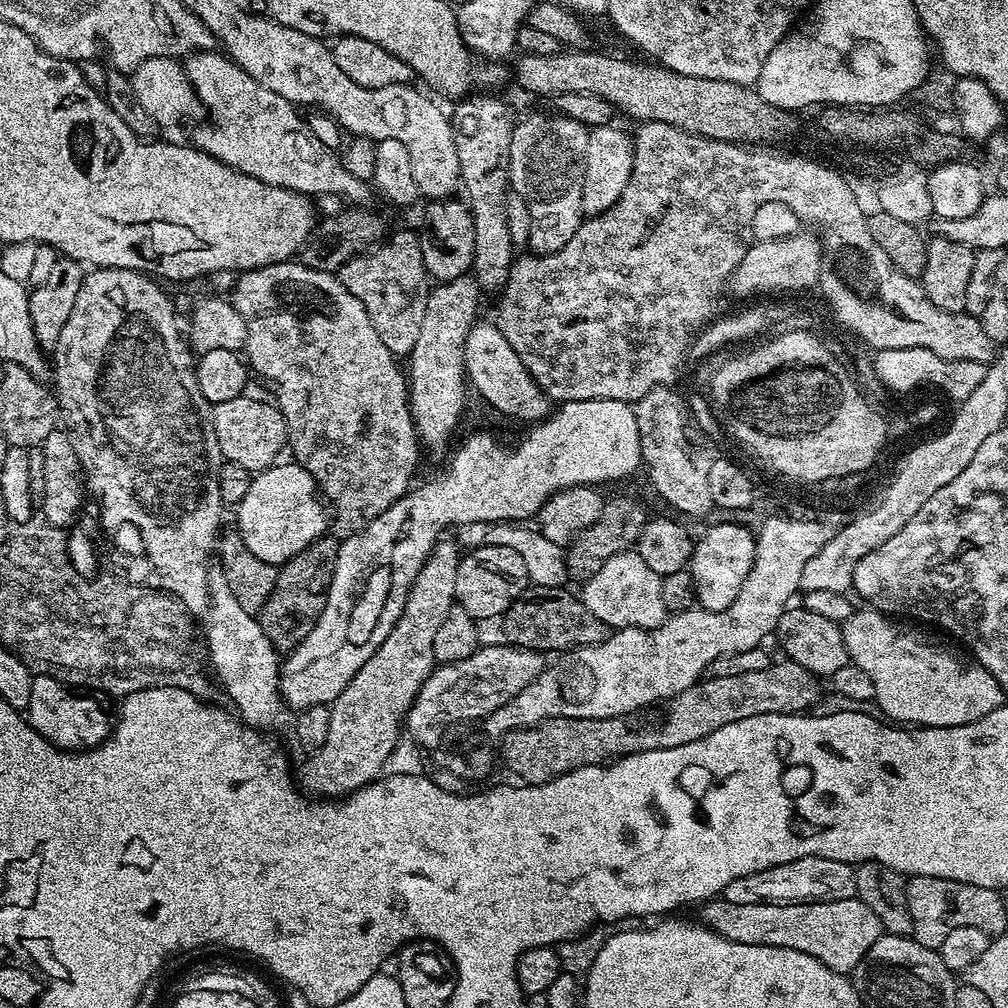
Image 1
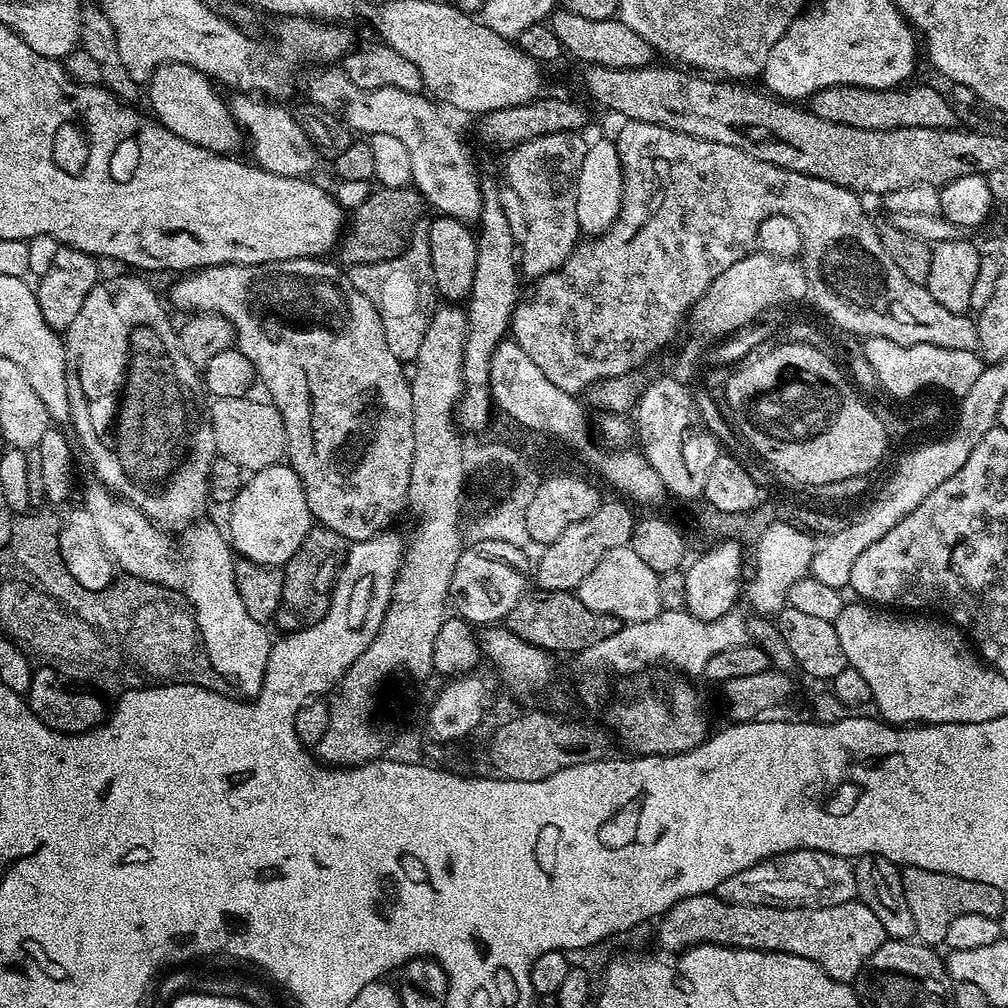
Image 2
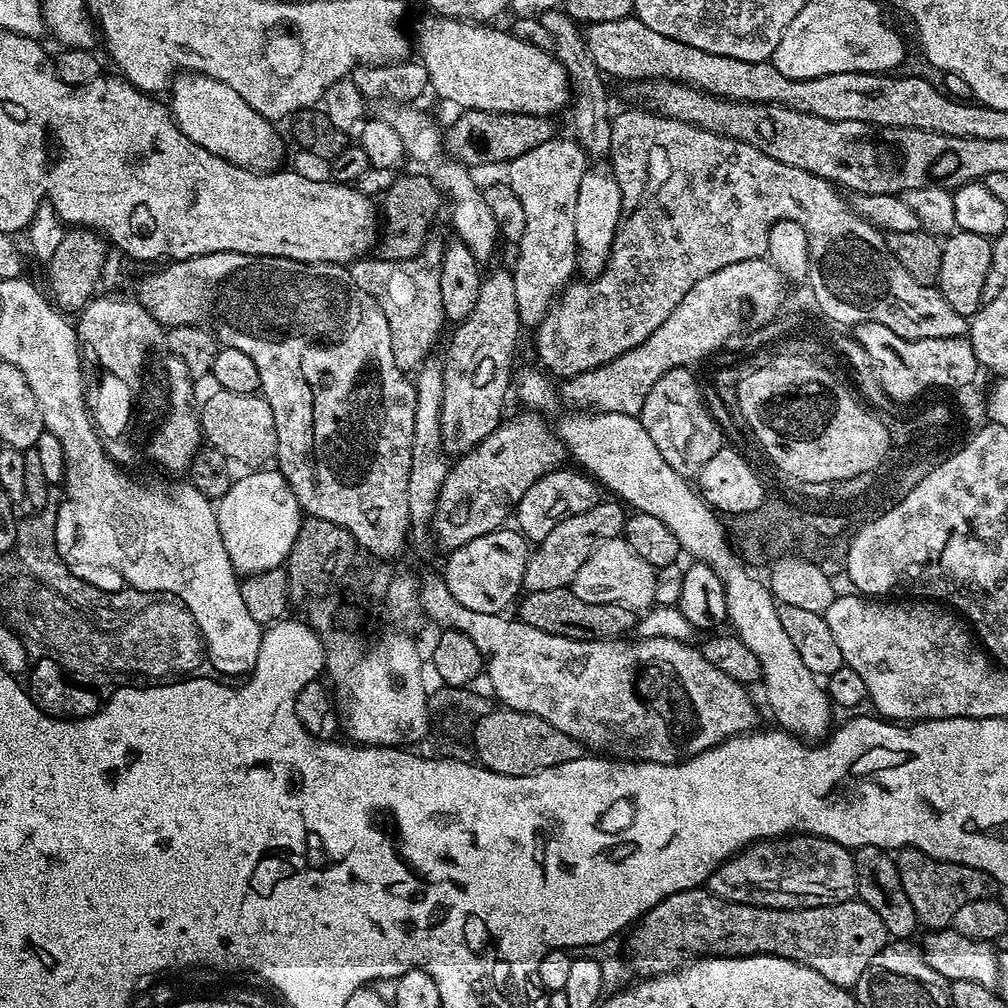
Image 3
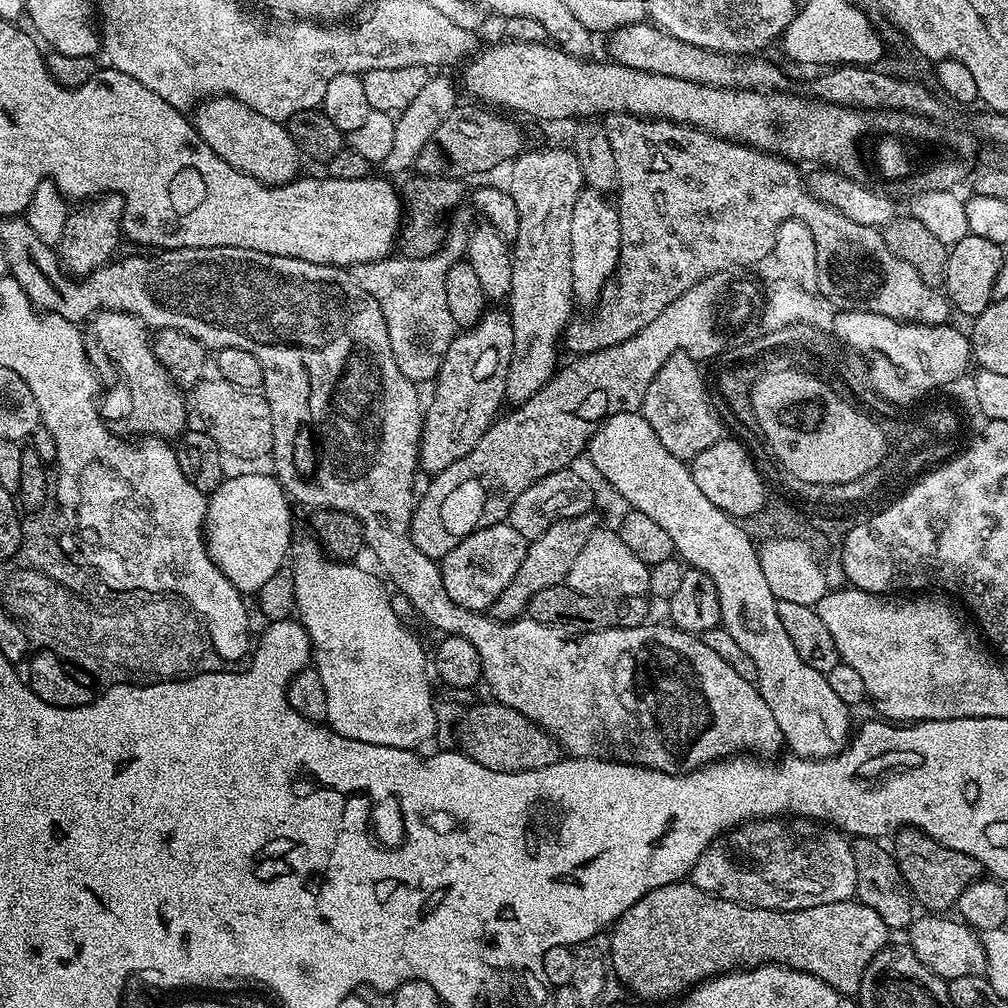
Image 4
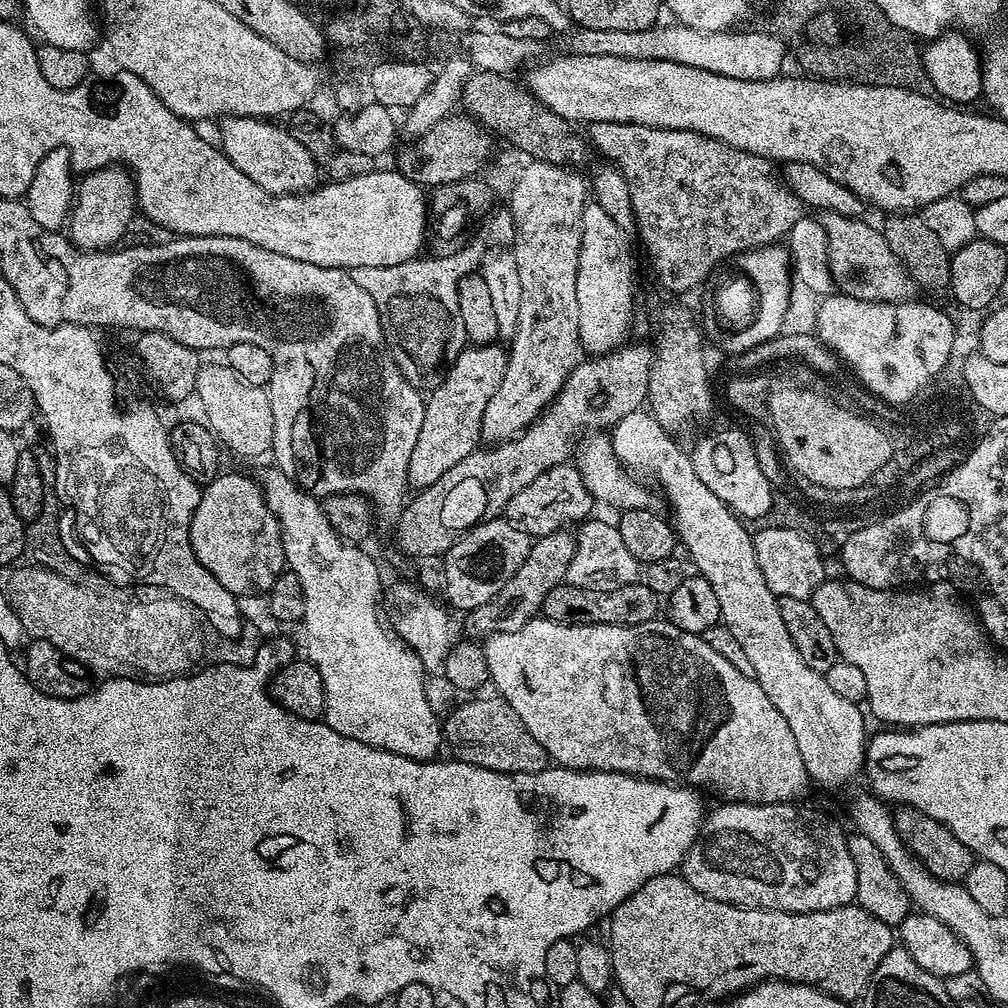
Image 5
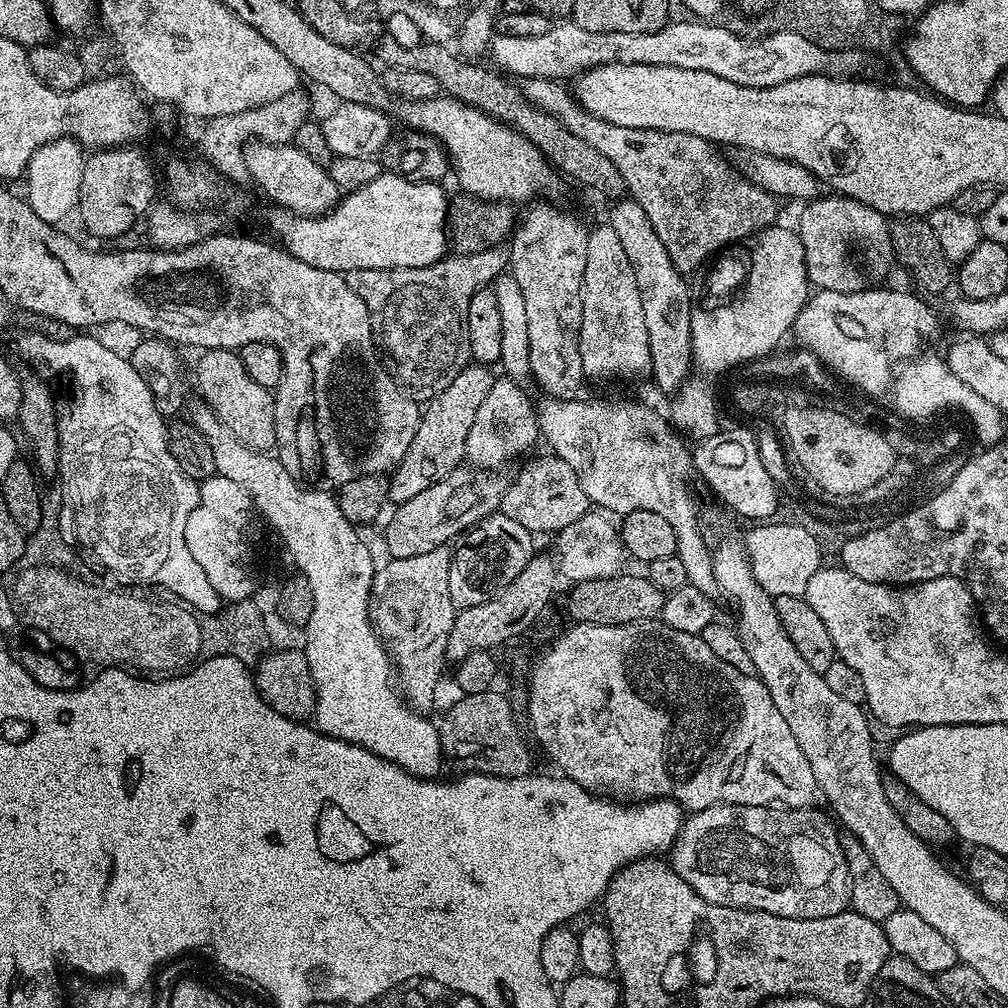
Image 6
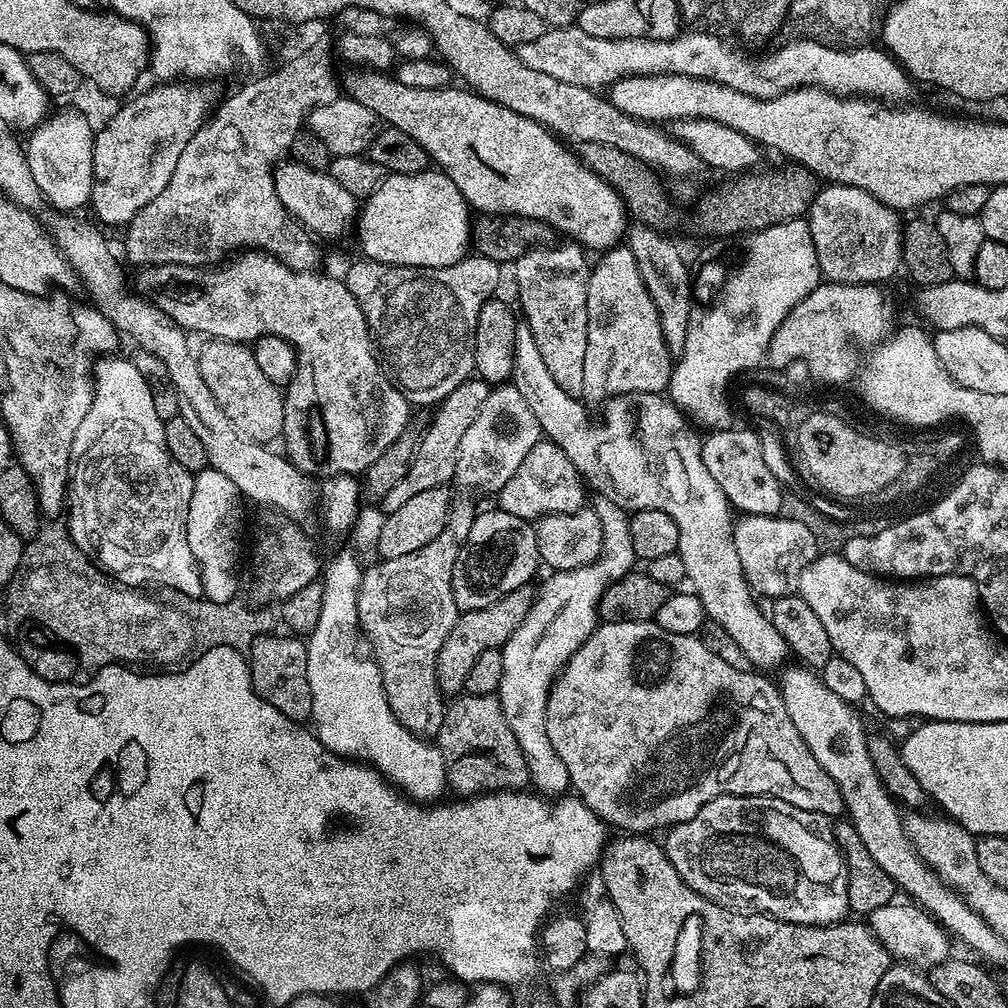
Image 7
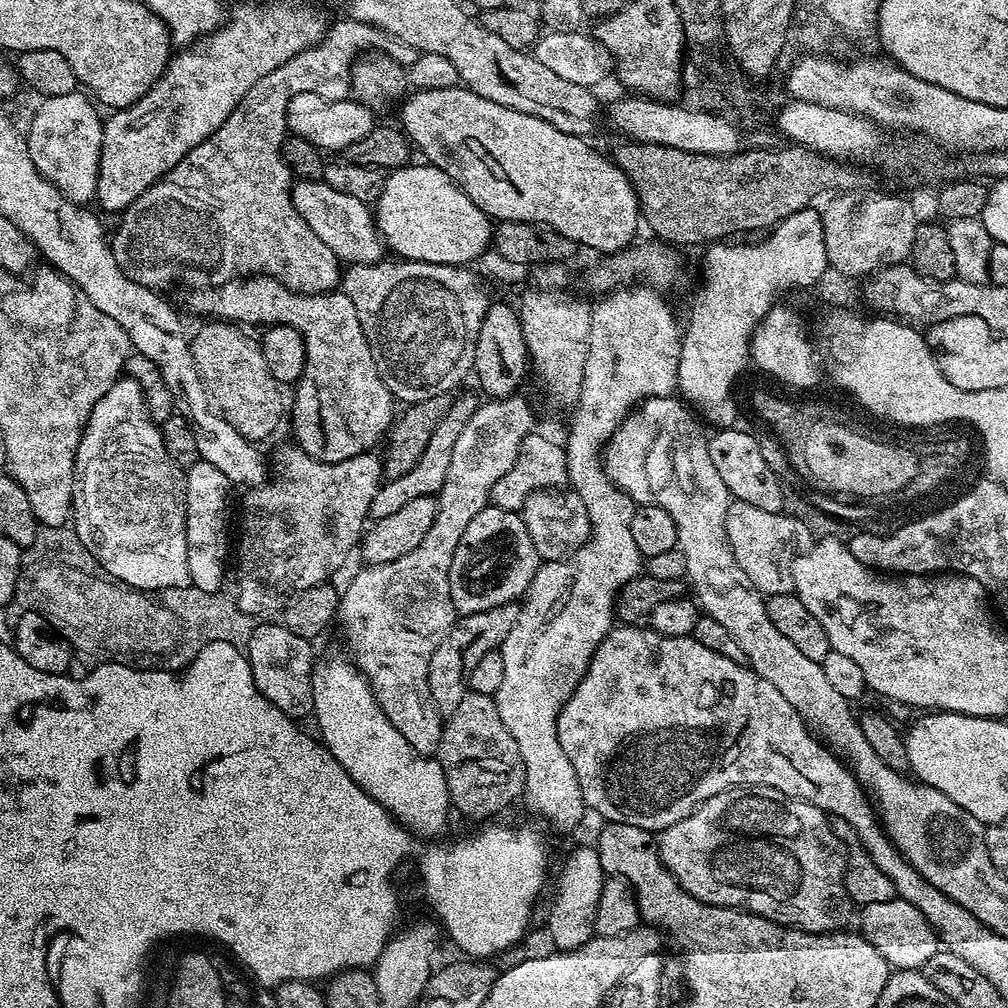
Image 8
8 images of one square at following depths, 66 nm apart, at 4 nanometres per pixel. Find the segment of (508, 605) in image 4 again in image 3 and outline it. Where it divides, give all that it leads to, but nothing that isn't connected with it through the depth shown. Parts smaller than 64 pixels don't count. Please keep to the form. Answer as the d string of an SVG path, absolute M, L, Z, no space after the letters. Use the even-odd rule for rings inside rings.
M615 499L603 500L593 504L590 510L582 510L582 514L574 514L558 522L558 526L554 526L554 530L550 530L550 534L546 534L546 538L539 540L529 551L524 575L525 593L569 587L582 562L590 558L590 554L600 545L600 541L617 539L623 533L625 505Z

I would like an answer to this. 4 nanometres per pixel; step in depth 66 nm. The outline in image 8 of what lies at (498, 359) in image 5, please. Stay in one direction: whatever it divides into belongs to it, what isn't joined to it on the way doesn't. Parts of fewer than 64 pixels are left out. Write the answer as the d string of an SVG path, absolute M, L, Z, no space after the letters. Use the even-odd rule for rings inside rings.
M458 396L453 399L450 410L446 412L446 418L438 422L438 430L434 430L434 438L430 438L430 446L426 446L418 466L410 470L410 474L402 474L402 478L394 478L381 483L378 494L374 494L374 502L370 502L369 517L373 521L387 518L390 514L402 510L402 506L407 506L409 502L414 502L414 498L423 496L436 496L439 493L442 482L446 482L446 470L450 467L450 457L454 454L454 446L458 442L458 437L462 435L462 429L470 418L474 418L478 407L478 400L472 396Z

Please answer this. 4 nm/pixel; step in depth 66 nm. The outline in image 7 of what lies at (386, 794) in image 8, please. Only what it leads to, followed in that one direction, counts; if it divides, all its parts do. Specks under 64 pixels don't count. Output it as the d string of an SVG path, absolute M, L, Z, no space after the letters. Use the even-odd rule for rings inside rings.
M352 552L338 553L329 564L327 561L322 572L322 614L318 617L318 626L314 626L314 630L306 636L306 678L310 681L312 699L311 727L326 750L376 769L392 787L400 789L408 799L417 802L439 801L443 797L440 795L448 788L446 762L439 747L431 739L414 735L406 726L402 726L402 722L398 722L398 718L394 718L394 710L390 710L390 702L386 698L380 667L371 655L363 656L360 653L362 633L358 618L358 590L361 575L362 564L356 561Z

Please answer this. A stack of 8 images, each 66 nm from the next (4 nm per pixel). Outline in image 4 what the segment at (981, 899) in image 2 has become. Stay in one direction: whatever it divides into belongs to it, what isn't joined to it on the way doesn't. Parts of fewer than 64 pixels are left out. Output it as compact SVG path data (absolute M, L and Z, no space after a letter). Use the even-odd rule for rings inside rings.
M901 828L891 837L890 851L898 862L898 870L902 870L902 878L908 883L915 903L921 909L932 914L944 914L955 909L956 899L975 880L985 875L984 868L970 854L962 854L958 850L950 850L942 846L939 840L930 838L925 832L916 828Z

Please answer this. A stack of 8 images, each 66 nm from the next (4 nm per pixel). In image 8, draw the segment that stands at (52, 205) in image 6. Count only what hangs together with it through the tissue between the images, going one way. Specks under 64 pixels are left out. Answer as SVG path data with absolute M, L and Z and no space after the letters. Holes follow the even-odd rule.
M80 90L46 96L39 103L40 109L33 114L32 125L26 128L28 149L34 164L63 196L75 204L87 205L95 201L104 137L104 120L96 113L97 105Z

